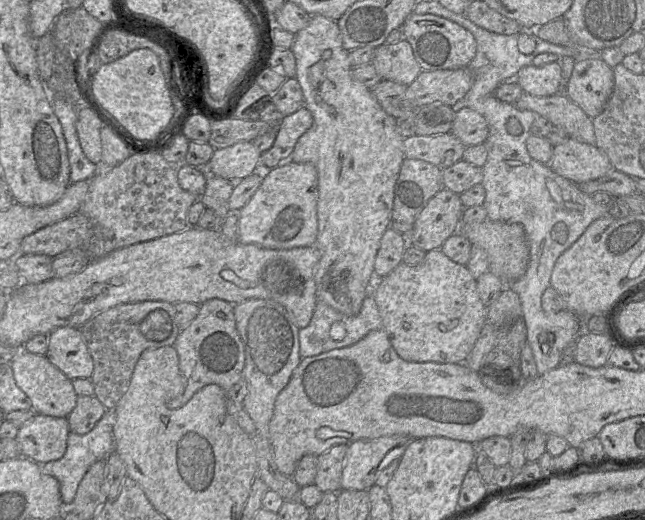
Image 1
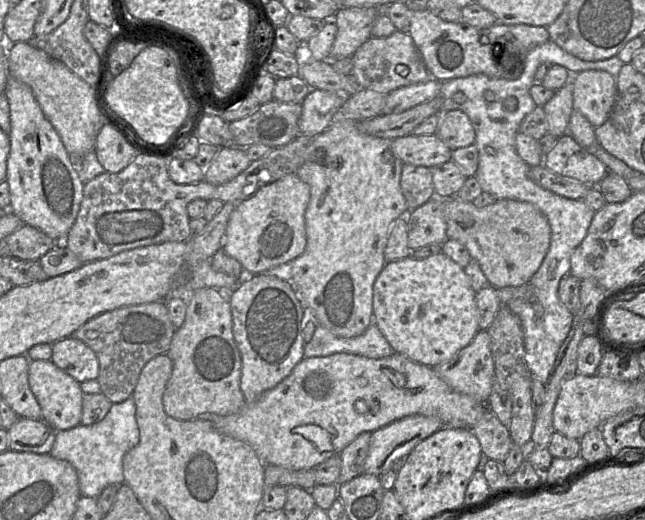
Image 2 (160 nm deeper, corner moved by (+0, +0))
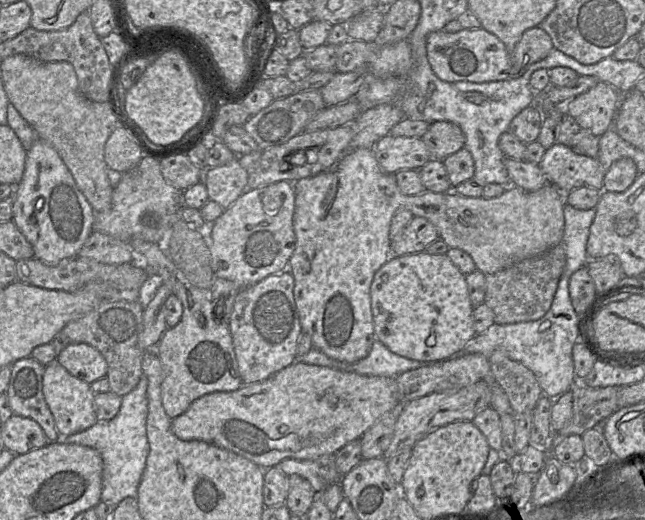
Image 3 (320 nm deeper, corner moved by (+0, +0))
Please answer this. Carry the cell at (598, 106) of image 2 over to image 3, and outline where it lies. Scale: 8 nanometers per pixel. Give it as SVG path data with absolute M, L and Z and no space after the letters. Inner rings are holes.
M602 81L565 104L565 112L597 137L607 131L618 109L619 92Z

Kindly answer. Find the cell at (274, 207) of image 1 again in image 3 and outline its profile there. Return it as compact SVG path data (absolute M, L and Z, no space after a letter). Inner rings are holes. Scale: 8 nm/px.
M279 181L246 190L217 220L204 230L210 242L214 276L237 283L241 288L286 270L296 247L293 228L294 183Z

